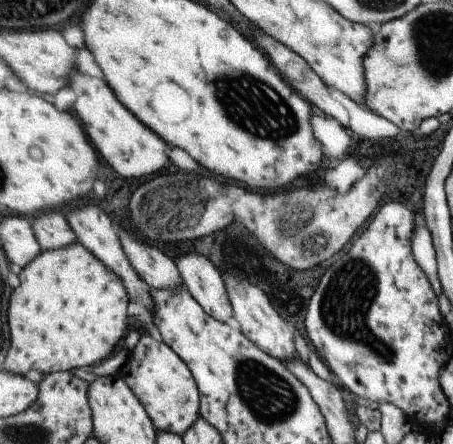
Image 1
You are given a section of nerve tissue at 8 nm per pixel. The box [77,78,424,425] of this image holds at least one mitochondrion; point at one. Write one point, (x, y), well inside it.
(344, 307)

